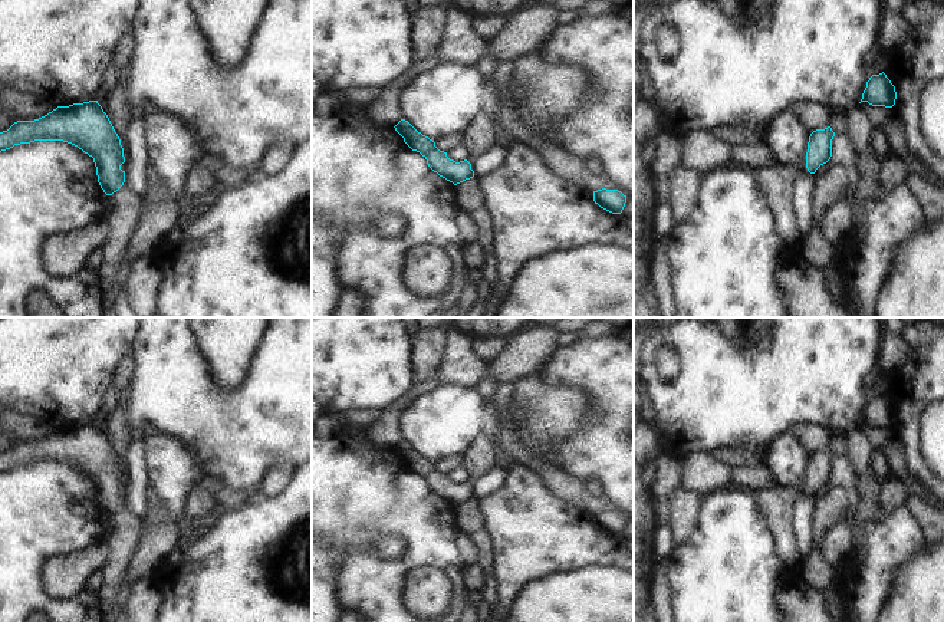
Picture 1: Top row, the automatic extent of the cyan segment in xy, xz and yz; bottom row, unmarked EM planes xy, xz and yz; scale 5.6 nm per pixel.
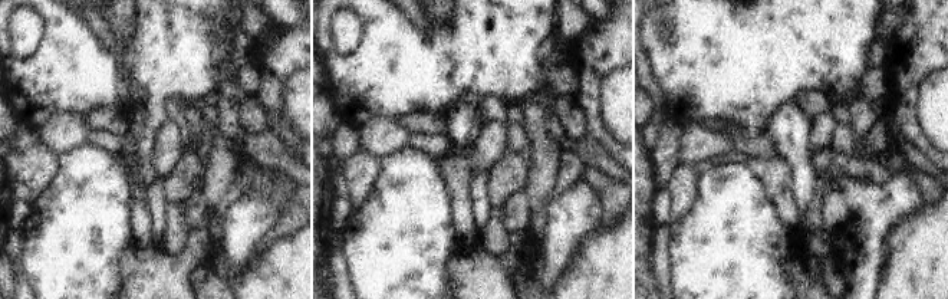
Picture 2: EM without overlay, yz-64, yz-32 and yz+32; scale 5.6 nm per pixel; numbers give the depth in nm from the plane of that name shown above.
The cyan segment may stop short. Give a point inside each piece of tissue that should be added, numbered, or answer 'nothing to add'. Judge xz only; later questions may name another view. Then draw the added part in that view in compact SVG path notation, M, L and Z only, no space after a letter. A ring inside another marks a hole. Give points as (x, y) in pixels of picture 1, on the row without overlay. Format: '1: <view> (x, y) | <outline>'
1: xz (479, 456) | M478 434L461 454L461 467L467 471L466 481L470 486L484 471L496 465L494 447L490 437Z

